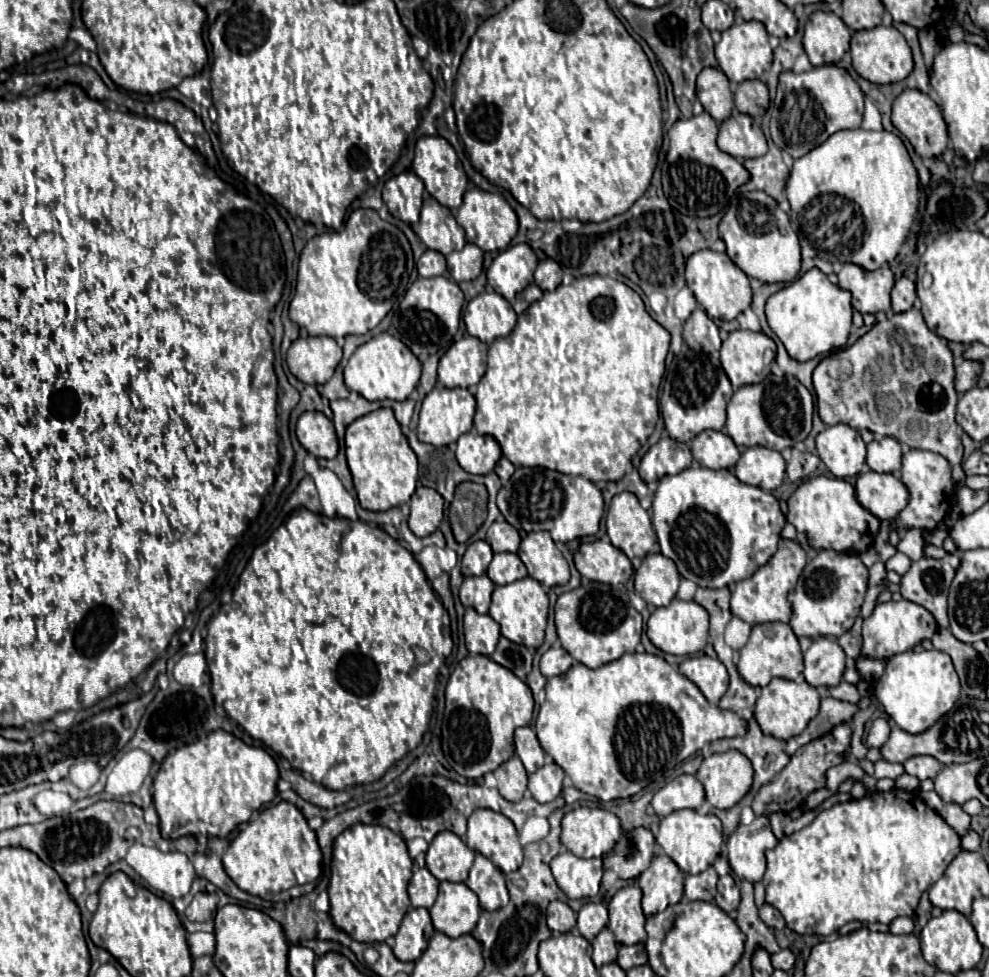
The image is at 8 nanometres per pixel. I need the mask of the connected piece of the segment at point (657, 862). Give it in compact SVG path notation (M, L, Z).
M655 856L649 868L637 878L643 890L643 912L645 916L657 914L667 906L677 904L683 898L685 874L677 870L677 864L669 856Z

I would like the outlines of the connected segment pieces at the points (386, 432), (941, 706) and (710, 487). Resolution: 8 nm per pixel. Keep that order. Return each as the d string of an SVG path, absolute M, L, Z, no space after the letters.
M379 408L357 418L347 428L345 454L361 508L371 512L385 512L409 502L417 484L417 456L409 448L407 438L401 434L393 410Z
M939 650L905 652L887 662L883 676L873 684L873 698L901 730L921 734L953 708L959 698L959 678L951 658Z
M691 466L675 476L663 476L659 480L659 488L651 506L651 522L659 538L661 554L675 562L683 578L693 580L703 588L721 588L749 578L775 554L781 530L787 520L779 508L779 500L773 494L739 482L729 470Z

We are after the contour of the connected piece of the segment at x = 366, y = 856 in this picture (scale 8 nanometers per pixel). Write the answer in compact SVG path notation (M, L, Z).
M355 824L339 834L333 844L329 882L329 916L335 928L365 944L385 942L389 936L395 936L411 906L407 896L411 870L413 860L407 854L405 840L385 826Z

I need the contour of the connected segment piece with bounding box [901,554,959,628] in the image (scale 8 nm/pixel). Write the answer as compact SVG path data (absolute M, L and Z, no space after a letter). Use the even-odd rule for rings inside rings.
M947 554L941 560L921 558L901 578L901 596L929 610L941 628L949 628L947 590L959 566L959 556Z

